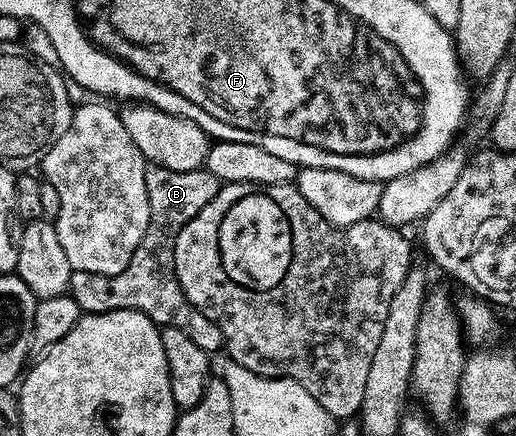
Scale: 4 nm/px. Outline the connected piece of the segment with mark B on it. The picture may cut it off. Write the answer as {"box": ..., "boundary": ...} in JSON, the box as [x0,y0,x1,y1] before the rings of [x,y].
{"box":[67,164,225,356],"boundary":[[[149,164],[145,167],[145,176],[147,200],[150,201],[150,222],[147,224],[142,242],[135,248],[135,252],[131,256],[130,263],[118,275],[73,271],[73,275],[69,277],[67,292],[73,297],[75,304],[79,304],[79,308],[84,313],[102,314],[116,310],[138,310],[146,314],[151,321],[156,322],[158,327],[178,326],[183,328],[183,332],[187,332],[187,336],[191,336],[191,340],[195,340],[195,344],[199,344],[199,348],[206,350],[210,356],[216,355],[216,350],[220,351],[225,344],[223,332],[219,332],[219,324],[207,320],[207,316],[203,316],[203,312],[199,312],[199,308],[195,308],[185,298],[185,293],[173,267],[173,249],[181,229],[221,191],[223,183],[211,171],[204,168],[191,172],[175,172],[171,168]]]}

